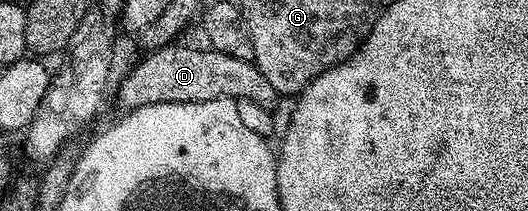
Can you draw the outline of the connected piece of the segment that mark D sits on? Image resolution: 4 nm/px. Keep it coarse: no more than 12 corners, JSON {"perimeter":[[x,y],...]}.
{"perimeter":[[162,45],[122,79],[122,110],[246,97],[275,87],[252,61]]}

